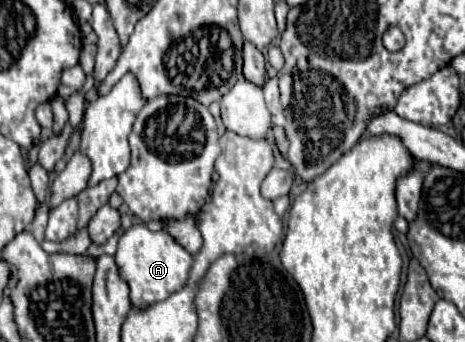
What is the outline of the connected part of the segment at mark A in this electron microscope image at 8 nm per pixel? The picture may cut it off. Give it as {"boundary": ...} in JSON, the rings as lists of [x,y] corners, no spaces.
{"boundary":[[[143,223],[131,225],[119,237],[119,249],[115,253],[115,261],[121,269],[121,277],[129,283],[131,303],[135,307],[147,307],[157,301],[167,299],[171,293],[179,291],[189,275],[193,265],[193,255],[183,249],[165,229],[149,231]]]}

